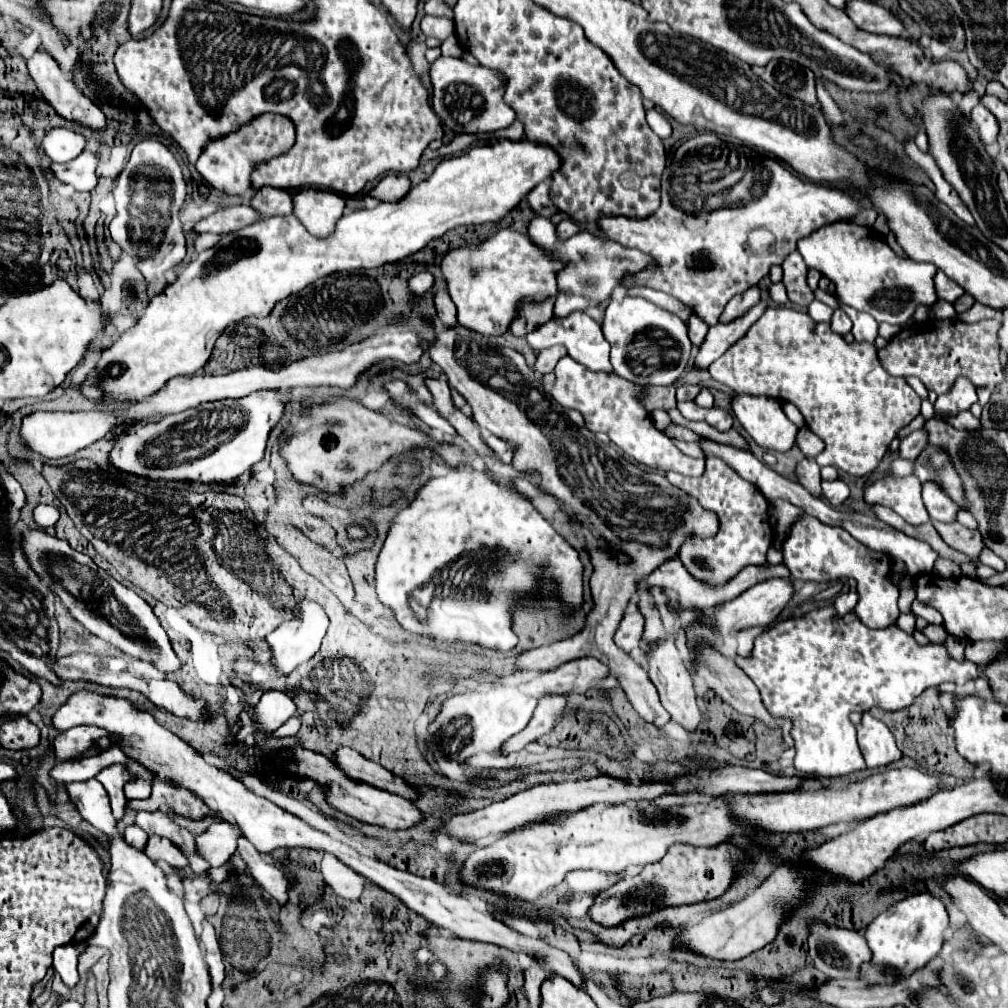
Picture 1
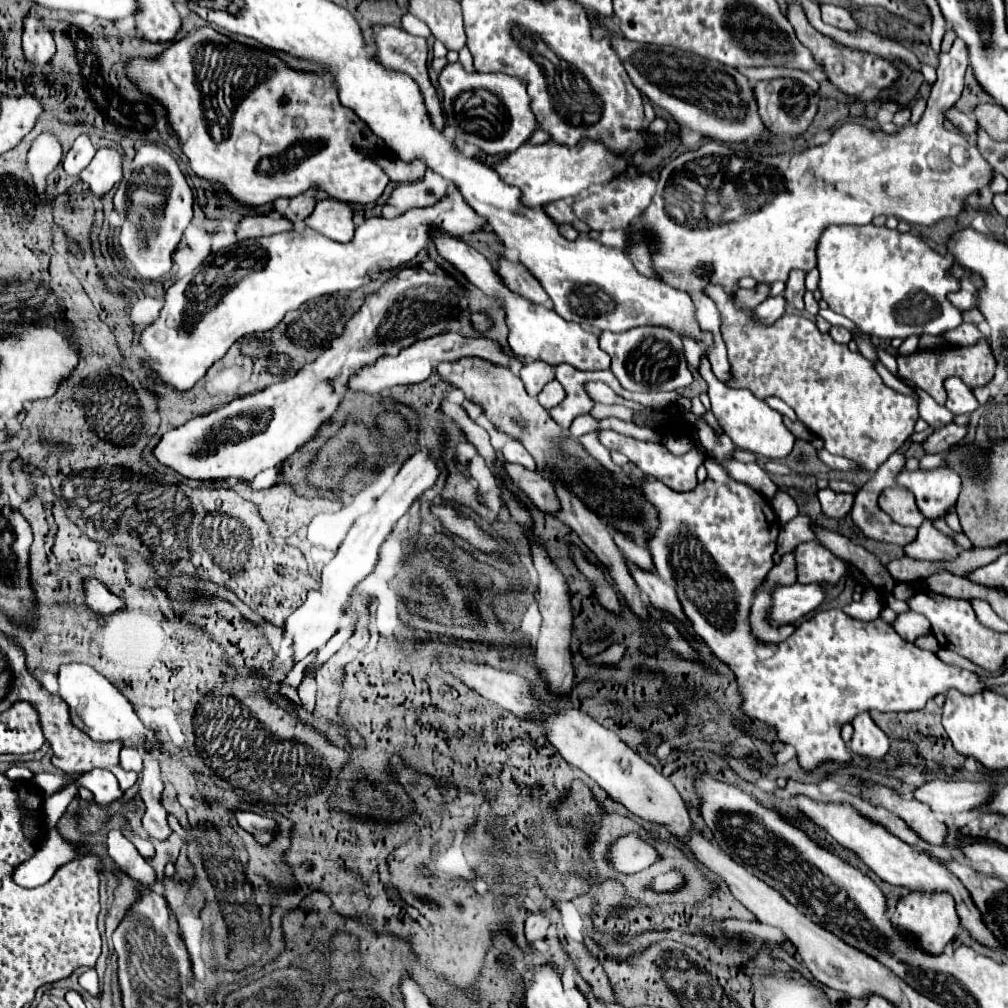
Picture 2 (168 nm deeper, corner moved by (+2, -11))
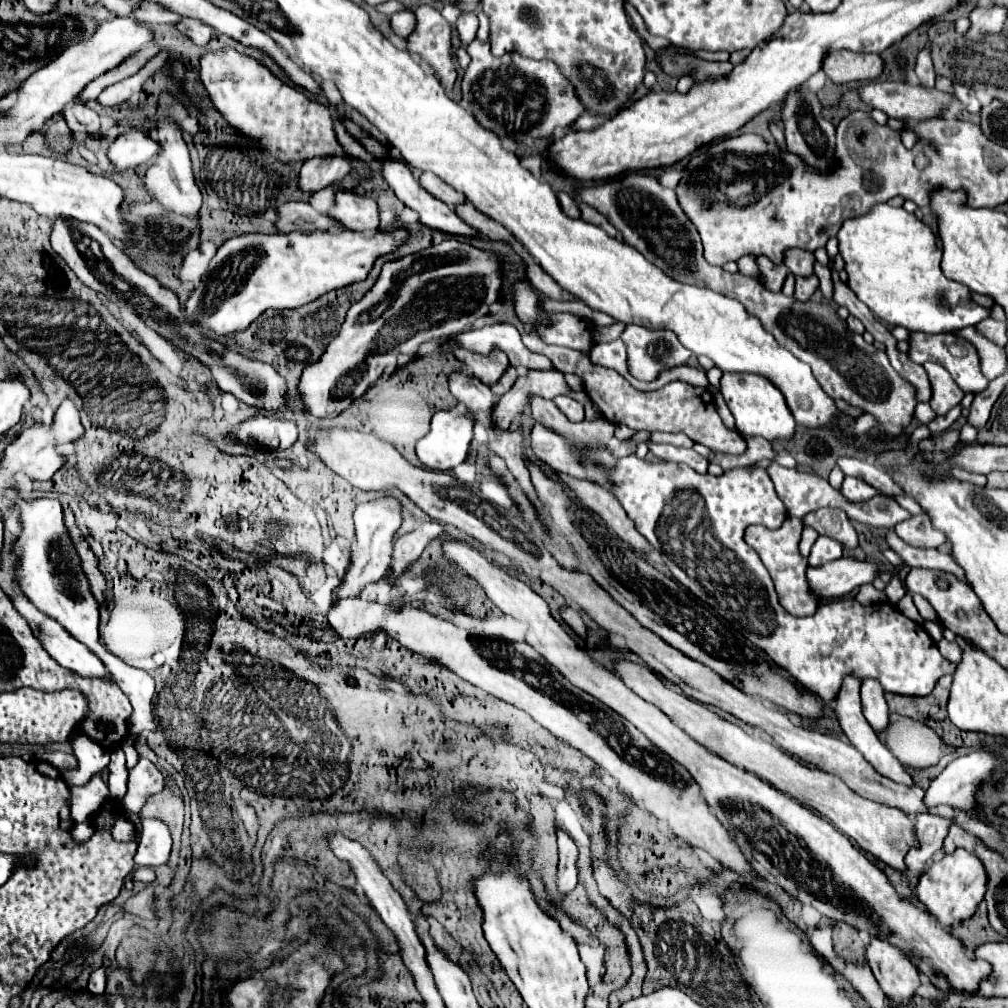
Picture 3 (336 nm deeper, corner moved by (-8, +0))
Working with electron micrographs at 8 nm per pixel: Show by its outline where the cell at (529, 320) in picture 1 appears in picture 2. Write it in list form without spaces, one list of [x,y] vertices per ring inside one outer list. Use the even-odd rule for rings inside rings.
[[[501,258],[499,260],[499,276],[503,278],[505,286],[509,286],[509,290],[513,290],[515,294],[521,294],[523,298],[527,298],[533,304],[553,309],[552,300],[545,294],[543,286],[523,266],[519,266],[519,262]]]

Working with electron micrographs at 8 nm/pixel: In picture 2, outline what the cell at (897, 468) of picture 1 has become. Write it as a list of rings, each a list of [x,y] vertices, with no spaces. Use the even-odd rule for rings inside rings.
[[[927,454],[919,458],[919,468],[921,470],[931,470],[931,468],[941,468],[943,466],[943,454]]]

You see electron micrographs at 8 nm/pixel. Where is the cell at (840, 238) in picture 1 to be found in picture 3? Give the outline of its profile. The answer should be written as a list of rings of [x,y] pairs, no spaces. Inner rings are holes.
[[[887,203],[877,205],[867,215],[847,219],[837,239],[839,239],[839,253],[845,259],[845,271],[849,273],[849,287],[859,297],[859,301],[863,301],[871,309],[871,313],[877,319],[885,321],[887,325],[901,325],[909,331],[923,331],[923,333],[955,333],[959,329],[977,325],[991,315],[989,309],[979,307],[971,299],[967,287],[943,275],[939,267],[941,249],[937,245],[937,237],[923,221],[919,221],[905,209],[895,209]]]

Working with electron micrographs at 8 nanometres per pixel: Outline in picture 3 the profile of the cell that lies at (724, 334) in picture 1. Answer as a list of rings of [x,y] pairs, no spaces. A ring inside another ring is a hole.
[[[809,275],[809,277],[795,277],[795,299],[799,301],[807,301],[819,287],[819,279],[817,275]]]

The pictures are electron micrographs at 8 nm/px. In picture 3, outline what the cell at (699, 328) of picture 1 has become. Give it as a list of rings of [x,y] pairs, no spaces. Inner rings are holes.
[[[723,373],[721,377],[721,393],[735,417],[737,429],[743,435],[761,435],[769,441],[787,439],[795,433],[795,419],[787,403],[783,401],[783,393],[763,375],[747,375],[747,373]]]

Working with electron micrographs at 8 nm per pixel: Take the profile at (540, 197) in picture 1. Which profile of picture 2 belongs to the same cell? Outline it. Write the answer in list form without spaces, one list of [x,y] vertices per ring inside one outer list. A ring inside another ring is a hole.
[[[557,200],[557,202],[549,204],[549,206],[545,206],[543,210],[545,210],[545,214],[549,214],[549,218],[553,218],[553,222],[557,222],[557,224],[571,224],[571,226],[575,226],[579,232],[589,232],[587,224],[581,222],[581,220],[573,214],[573,210],[571,210],[571,206],[569,206],[567,200]]]

